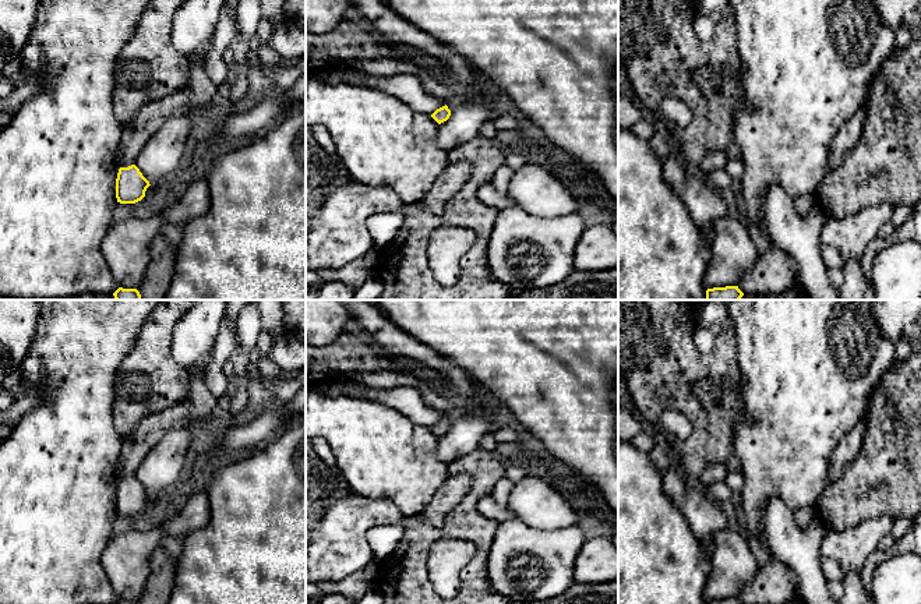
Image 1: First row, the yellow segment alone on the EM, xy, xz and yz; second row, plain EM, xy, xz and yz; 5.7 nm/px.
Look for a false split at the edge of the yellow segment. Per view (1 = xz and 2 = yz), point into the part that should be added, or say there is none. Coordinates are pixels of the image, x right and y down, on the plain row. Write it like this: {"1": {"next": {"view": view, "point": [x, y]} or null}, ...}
{"1": {"next": null}, "2": {"next": null}}

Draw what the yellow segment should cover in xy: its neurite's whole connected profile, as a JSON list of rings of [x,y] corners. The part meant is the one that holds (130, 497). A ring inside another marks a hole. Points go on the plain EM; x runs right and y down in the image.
[[[190,375],[187,398],[156,414],[145,416],[133,434],[124,438],[121,453],[116,466],[120,478],[116,491],[116,511],[120,516],[135,516],[145,509],[149,494],[134,477],[137,467],[147,453],[170,431],[219,413],[220,400],[216,399],[205,382]]]

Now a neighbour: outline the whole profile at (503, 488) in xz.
[[[504,477],[501,478],[491,492],[491,498],[500,505],[507,506],[509,494],[514,488],[515,483],[512,483],[509,478]]]

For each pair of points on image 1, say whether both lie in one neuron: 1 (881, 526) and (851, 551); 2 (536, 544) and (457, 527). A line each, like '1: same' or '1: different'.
1: same
2: different

